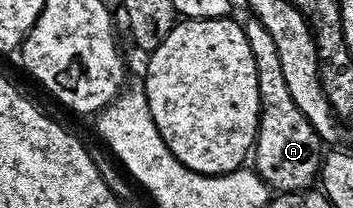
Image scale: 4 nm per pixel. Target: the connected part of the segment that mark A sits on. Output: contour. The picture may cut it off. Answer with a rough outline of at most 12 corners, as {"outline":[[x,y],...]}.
{"outline":[[242,23],[257,64],[254,171],[275,192],[308,189],[325,146],[293,104],[277,44]]}

